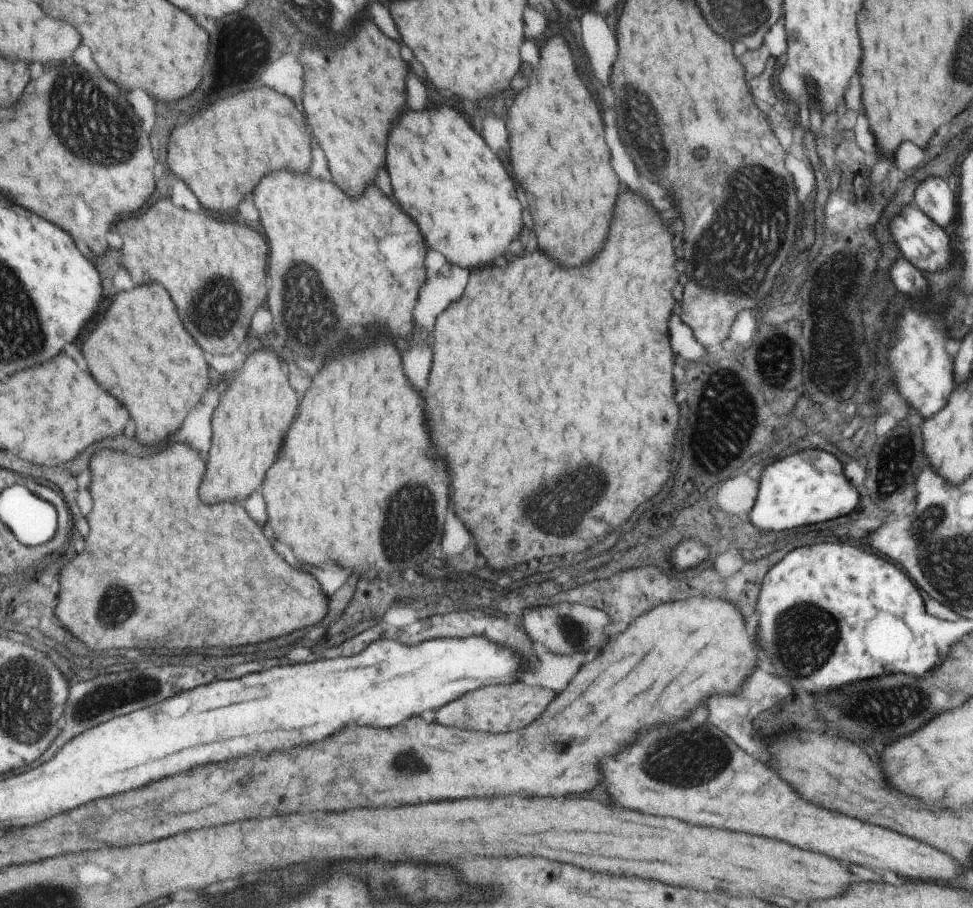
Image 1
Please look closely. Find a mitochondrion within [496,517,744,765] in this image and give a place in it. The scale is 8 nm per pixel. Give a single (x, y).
(570, 629)

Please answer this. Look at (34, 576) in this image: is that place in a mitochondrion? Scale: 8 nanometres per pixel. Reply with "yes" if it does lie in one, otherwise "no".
no

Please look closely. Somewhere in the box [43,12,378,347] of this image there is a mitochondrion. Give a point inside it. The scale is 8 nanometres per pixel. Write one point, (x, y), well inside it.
(73, 95)

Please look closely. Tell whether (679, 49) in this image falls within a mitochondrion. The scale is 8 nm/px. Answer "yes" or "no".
no

